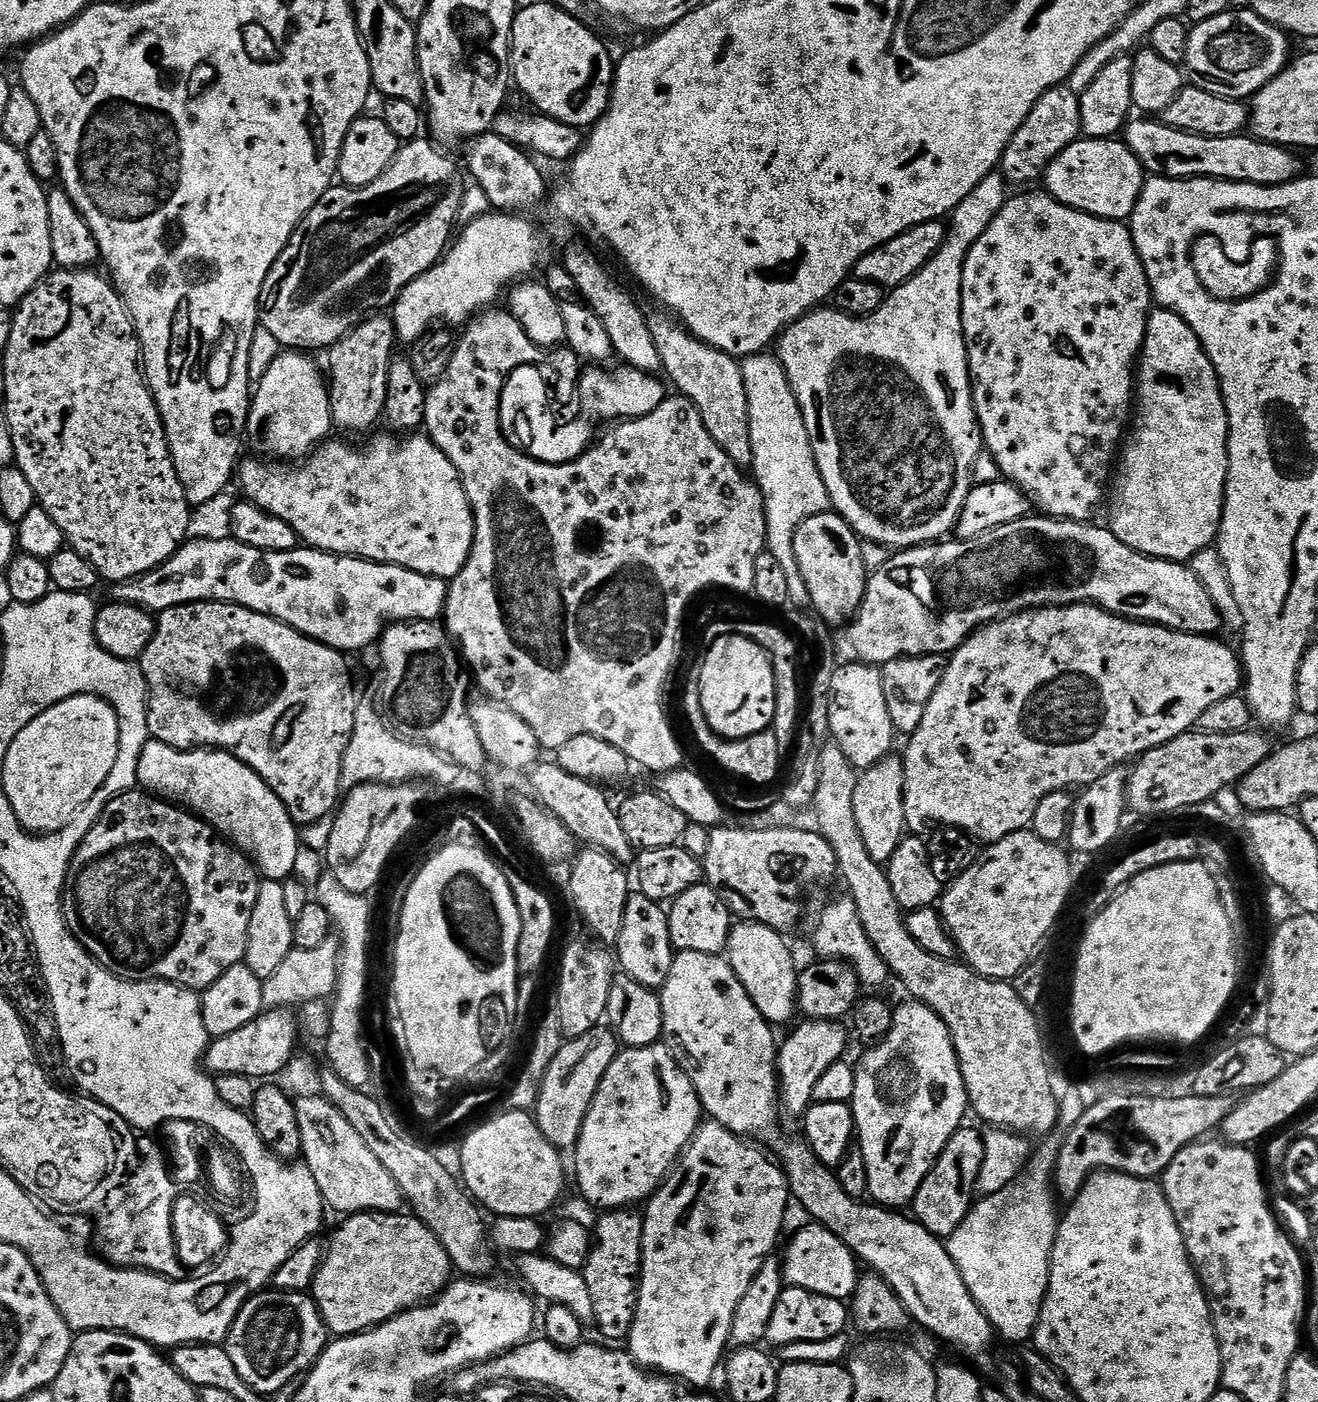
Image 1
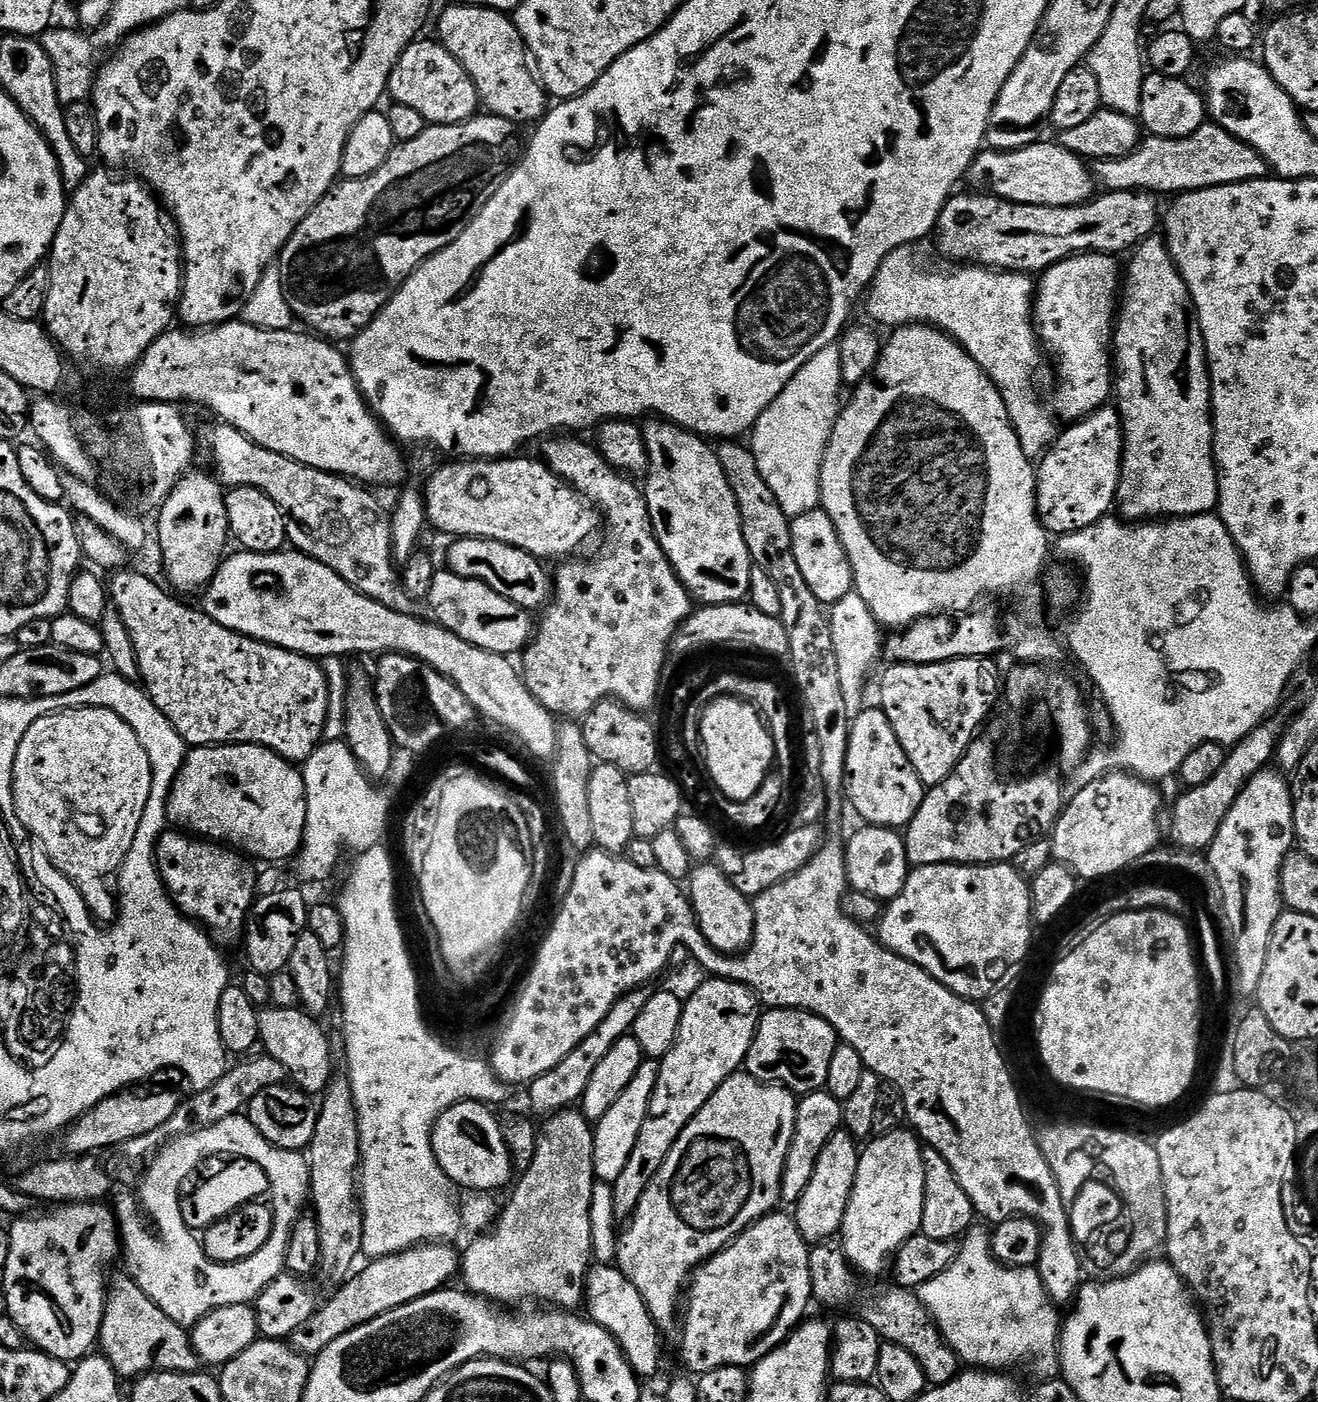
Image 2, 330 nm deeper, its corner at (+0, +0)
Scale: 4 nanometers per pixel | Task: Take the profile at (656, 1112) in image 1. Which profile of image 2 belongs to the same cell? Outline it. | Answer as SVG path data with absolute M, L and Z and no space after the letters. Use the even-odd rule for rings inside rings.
M652 1058L645 1059L644 1063L638 1066L638 1074L630 1078L630 1086L626 1086L626 1090L618 1094L618 1102L614 1102L614 1106L610 1106L610 1110L606 1110L606 1114L602 1114L602 1118L595 1121L592 1133L592 1161L597 1181L612 1185L618 1178L618 1174L622 1174L622 1166L626 1166L626 1158L630 1158L630 1150L634 1150L634 1142L638 1142L638 1130L642 1130L642 1122L646 1122L650 1098L654 1094L659 1073L659 1063Z

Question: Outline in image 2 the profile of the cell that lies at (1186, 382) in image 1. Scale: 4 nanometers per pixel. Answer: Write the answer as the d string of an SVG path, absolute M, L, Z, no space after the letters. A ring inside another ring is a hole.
M1153 234L1146 240L1141 240L1131 253L1132 261L1129 262L1128 268L1126 264L1126 275L1122 280L1122 299L1118 304L1118 315L1114 325L1114 396L1120 399L1118 403L1118 411L1120 413L1120 421L1124 424L1124 457L1120 463L1120 481L1118 482L1118 490L1116 491L1115 507L1120 508L1119 515L1128 522L1148 522L1153 518L1179 518L1181 516L1203 516L1211 513L1217 507L1220 499L1220 477L1216 470L1216 455L1212 453L1212 378L1208 375L1208 356L1204 353L1204 335L1200 333L1200 322L1196 319L1196 307L1192 304L1192 295L1186 286L1186 282L1182 278L1182 274L1176 268L1176 263L1172 260L1172 255L1168 249L1167 243L1160 234Z

